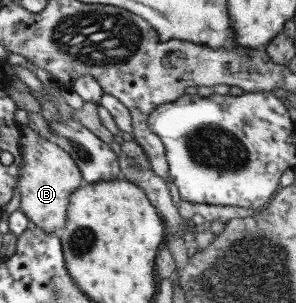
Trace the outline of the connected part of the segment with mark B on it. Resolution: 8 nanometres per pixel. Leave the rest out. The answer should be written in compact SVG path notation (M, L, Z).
M28 124L22 130L23 164L18 185L21 209L31 219L32 224L54 233L68 221L68 205L72 194L88 183L76 160L60 144L53 139L40 137L40 133L33 131Z

